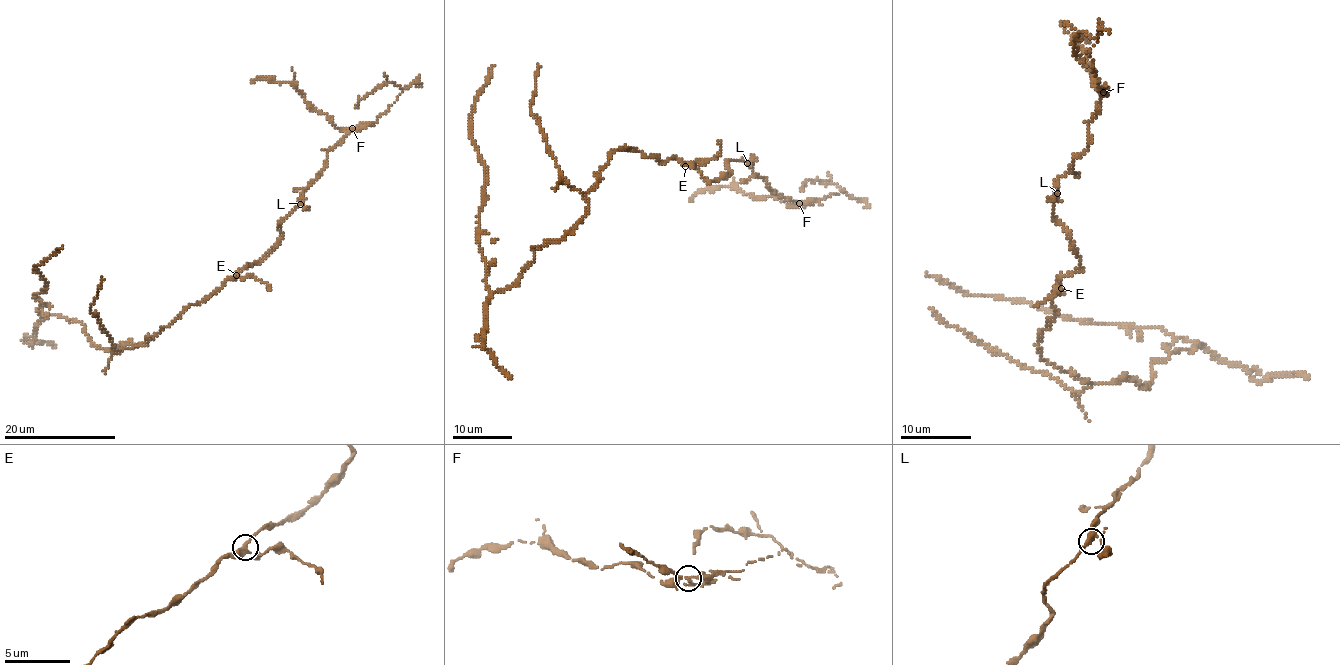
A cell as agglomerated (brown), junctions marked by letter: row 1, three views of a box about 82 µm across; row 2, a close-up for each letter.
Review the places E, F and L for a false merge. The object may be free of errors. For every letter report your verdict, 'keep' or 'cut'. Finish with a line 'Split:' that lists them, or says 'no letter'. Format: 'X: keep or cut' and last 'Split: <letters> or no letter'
E: keep
F: cut
L: keep
Split: F

